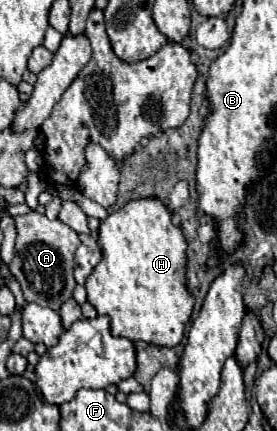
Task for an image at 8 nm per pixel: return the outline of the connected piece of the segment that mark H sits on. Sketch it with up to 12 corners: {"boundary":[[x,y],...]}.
{"boundary":[[160,198],[112,210],[88,302],[114,336],[178,346],[194,296]]}

